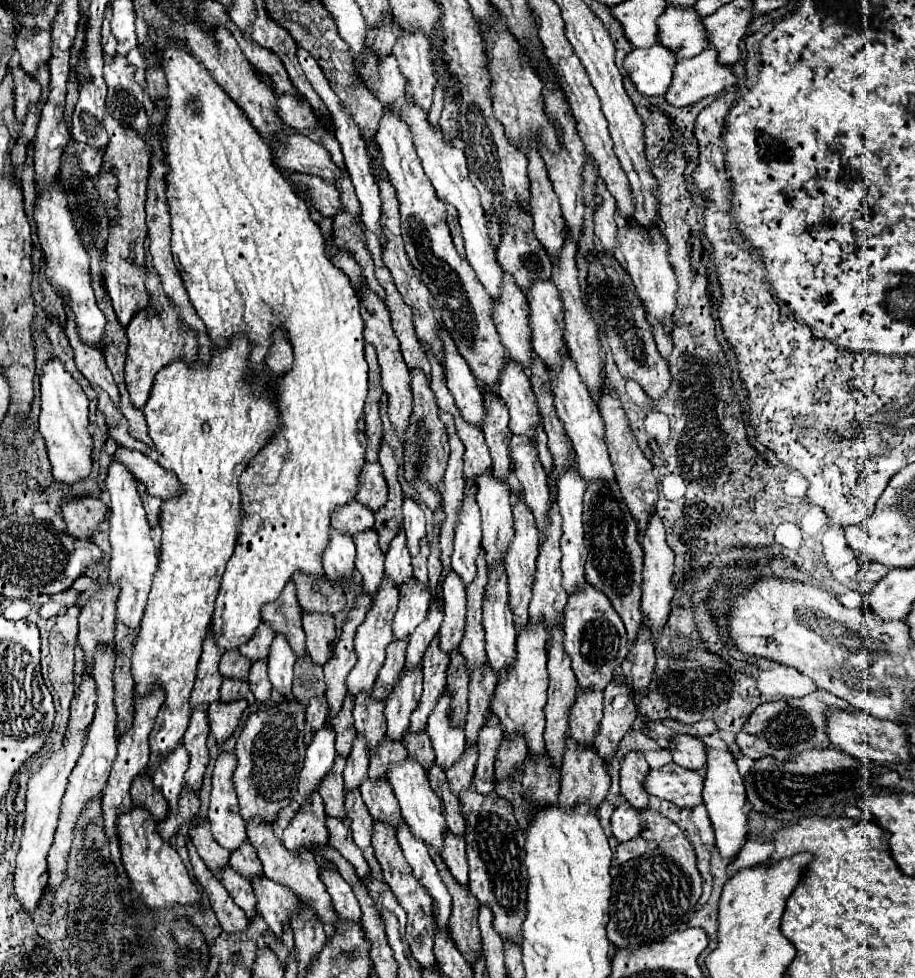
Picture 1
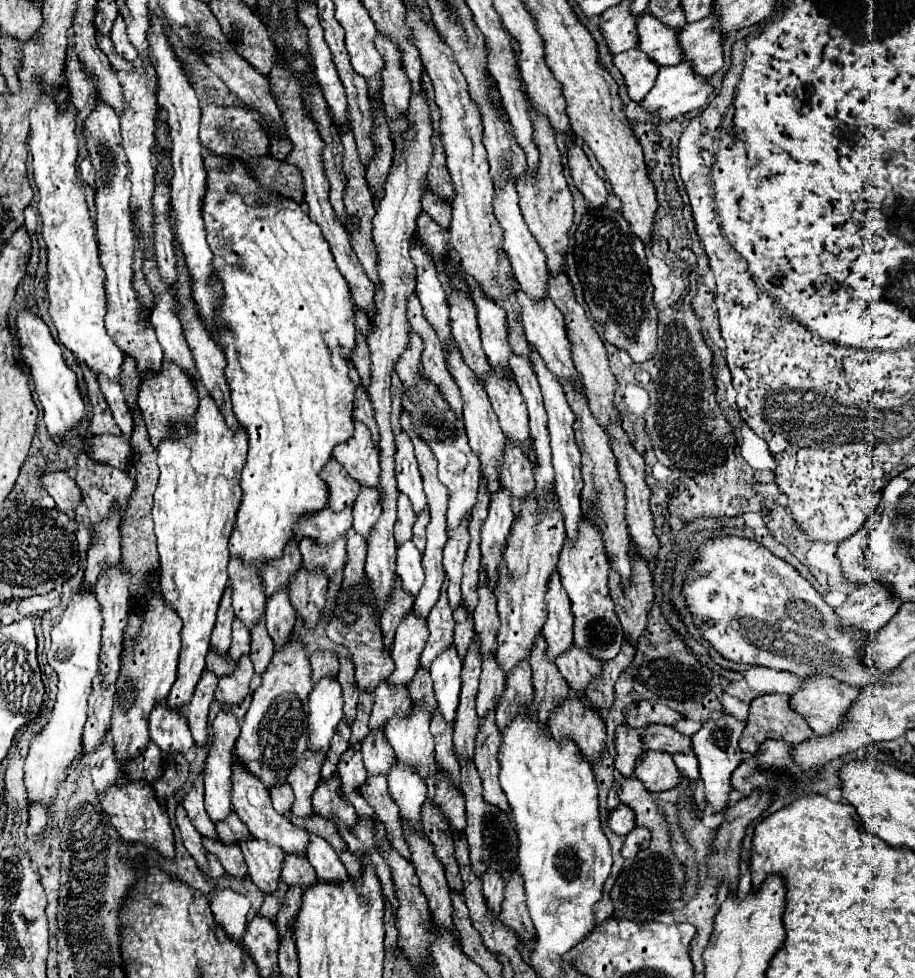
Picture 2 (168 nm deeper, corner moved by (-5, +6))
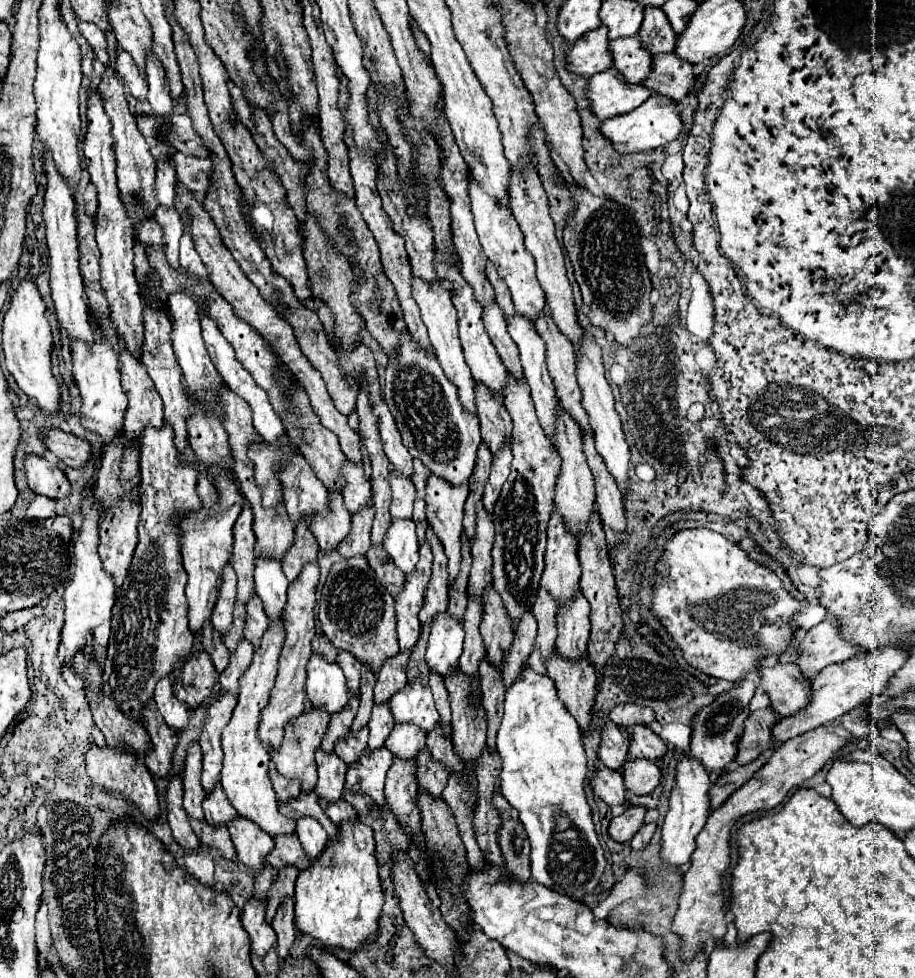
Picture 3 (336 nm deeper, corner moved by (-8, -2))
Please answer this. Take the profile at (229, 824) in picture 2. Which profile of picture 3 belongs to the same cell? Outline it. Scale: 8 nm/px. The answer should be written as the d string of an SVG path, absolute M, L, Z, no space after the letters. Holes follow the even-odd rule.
M216 785L216 787L214 787L214 793L210 793L210 795L204 799L202 807L204 807L206 821L208 821L214 829L218 829L218 827L222 827L222 825L228 825L230 821L234 821L234 819L238 817L236 809L230 805L230 801L226 801L226 795L224 795L224 791L222 791L220 785Z

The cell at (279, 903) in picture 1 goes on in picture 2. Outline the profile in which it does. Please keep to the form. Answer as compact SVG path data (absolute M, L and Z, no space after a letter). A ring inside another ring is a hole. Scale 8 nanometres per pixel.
M257 837L243 839L239 843L239 847L245 855L245 863L247 863L247 871L249 871L251 881L263 893L275 891L277 881L281 877L285 853L275 845L267 845L267 841L259 841Z

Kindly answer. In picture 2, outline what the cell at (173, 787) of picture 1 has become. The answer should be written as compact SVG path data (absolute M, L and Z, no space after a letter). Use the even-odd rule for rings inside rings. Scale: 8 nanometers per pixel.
M159 701L151 711L149 731L151 741L157 743L167 757L173 757L177 751L187 753L195 745L187 719L179 711L171 709L167 701Z

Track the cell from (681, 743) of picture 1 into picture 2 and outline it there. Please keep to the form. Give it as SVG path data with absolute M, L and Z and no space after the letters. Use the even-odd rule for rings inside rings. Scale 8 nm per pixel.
M647 725L641 731L641 743L643 749L653 749L653 751L665 751L665 753L681 753L691 749L689 737L681 735L673 727L667 725Z

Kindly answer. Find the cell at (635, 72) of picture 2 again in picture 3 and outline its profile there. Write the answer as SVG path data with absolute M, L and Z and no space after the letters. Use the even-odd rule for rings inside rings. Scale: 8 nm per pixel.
M608 69L590 79L588 97L592 101L592 111L600 119L610 119L616 115L626 115L642 105L654 91L642 83L628 85L622 81L622 73L618 69Z

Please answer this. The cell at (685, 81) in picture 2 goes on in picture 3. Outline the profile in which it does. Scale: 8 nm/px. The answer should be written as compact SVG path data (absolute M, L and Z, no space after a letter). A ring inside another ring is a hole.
M652 93L652 97L648 101L644 101L638 109L626 113L626 115L606 119L602 125L602 133L614 143L616 151L620 151L620 153L640 153L640 151L650 151L650 149L662 147L662 145L678 139L682 129L684 129L684 121L678 113L678 103L668 97L662 97L658 93Z

